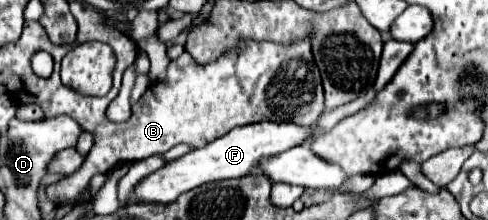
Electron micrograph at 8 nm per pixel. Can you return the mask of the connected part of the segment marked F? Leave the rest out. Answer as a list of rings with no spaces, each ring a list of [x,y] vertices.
[[[259,121],[231,129],[227,135],[205,145],[203,149],[193,149],[177,161],[165,163],[161,169],[145,177],[129,197],[129,203],[173,203],[181,193],[195,189],[203,183],[221,181],[221,179],[239,179],[253,173],[253,167],[267,155],[279,155],[297,145],[309,143],[317,135],[315,127],[303,127],[297,123],[277,123],[277,121]]]

